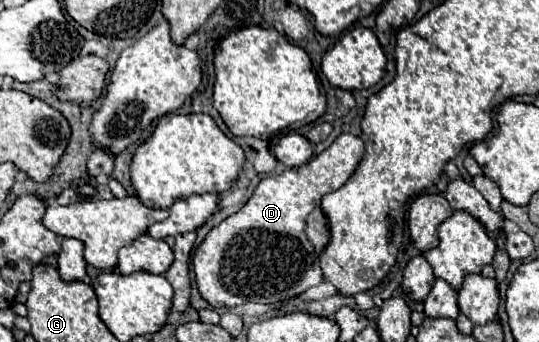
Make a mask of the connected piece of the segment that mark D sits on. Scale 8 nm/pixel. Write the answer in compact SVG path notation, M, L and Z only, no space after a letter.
M341 134L327 150L323 150L319 156L311 158L307 164L299 168L285 170L279 176L269 176L263 178L253 196L247 200L247 204L225 218L219 226L215 226L201 246L195 250L193 256L193 272L195 272L195 282L201 292L201 296L217 308L217 304L235 308L247 302L279 302L293 298L311 286L317 286L323 282L323 272L317 262L317 256L327 248L331 242L331 230L329 230L329 218L321 208L321 198L329 192L335 192L341 188L349 176L355 172L357 164L361 162L365 152L363 140L353 136L353 134Z

